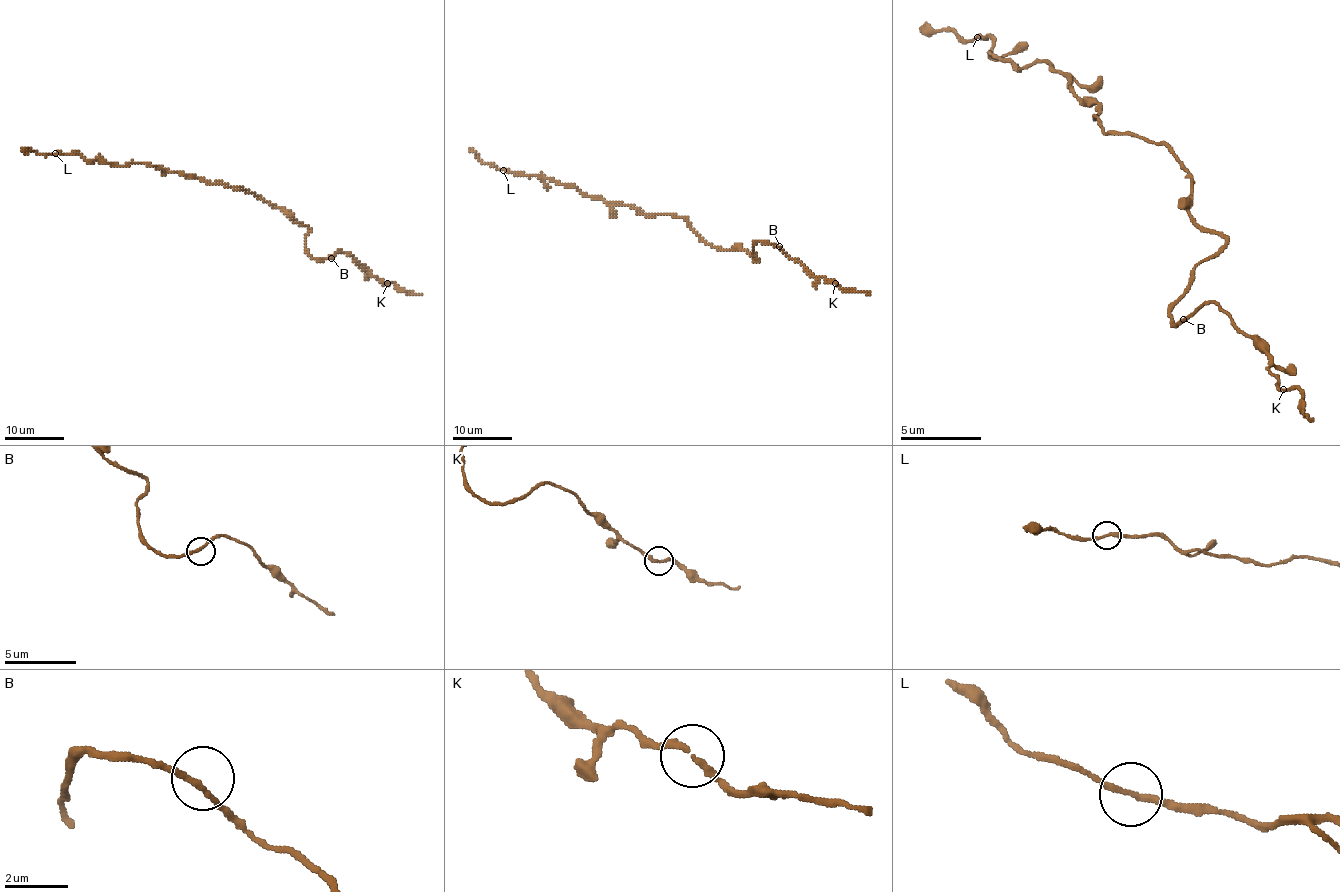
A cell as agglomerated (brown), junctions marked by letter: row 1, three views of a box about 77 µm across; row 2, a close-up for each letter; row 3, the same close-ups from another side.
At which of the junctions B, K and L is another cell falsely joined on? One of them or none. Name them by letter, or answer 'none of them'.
none of them

